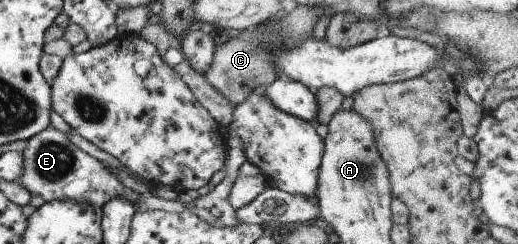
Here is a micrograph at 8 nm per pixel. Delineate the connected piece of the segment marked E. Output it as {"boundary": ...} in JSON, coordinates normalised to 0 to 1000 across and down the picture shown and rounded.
{"boundary":[[[98,516],[60,557],[42,631],[44,701],[31,746],[42,754],[60,803],[81,803],[87,828],[137,820],[195,852],[218,803],[243,807],[255,840],[268,803],[228,746],[197,664],[151,611],[135,586],[125,545]]]}

